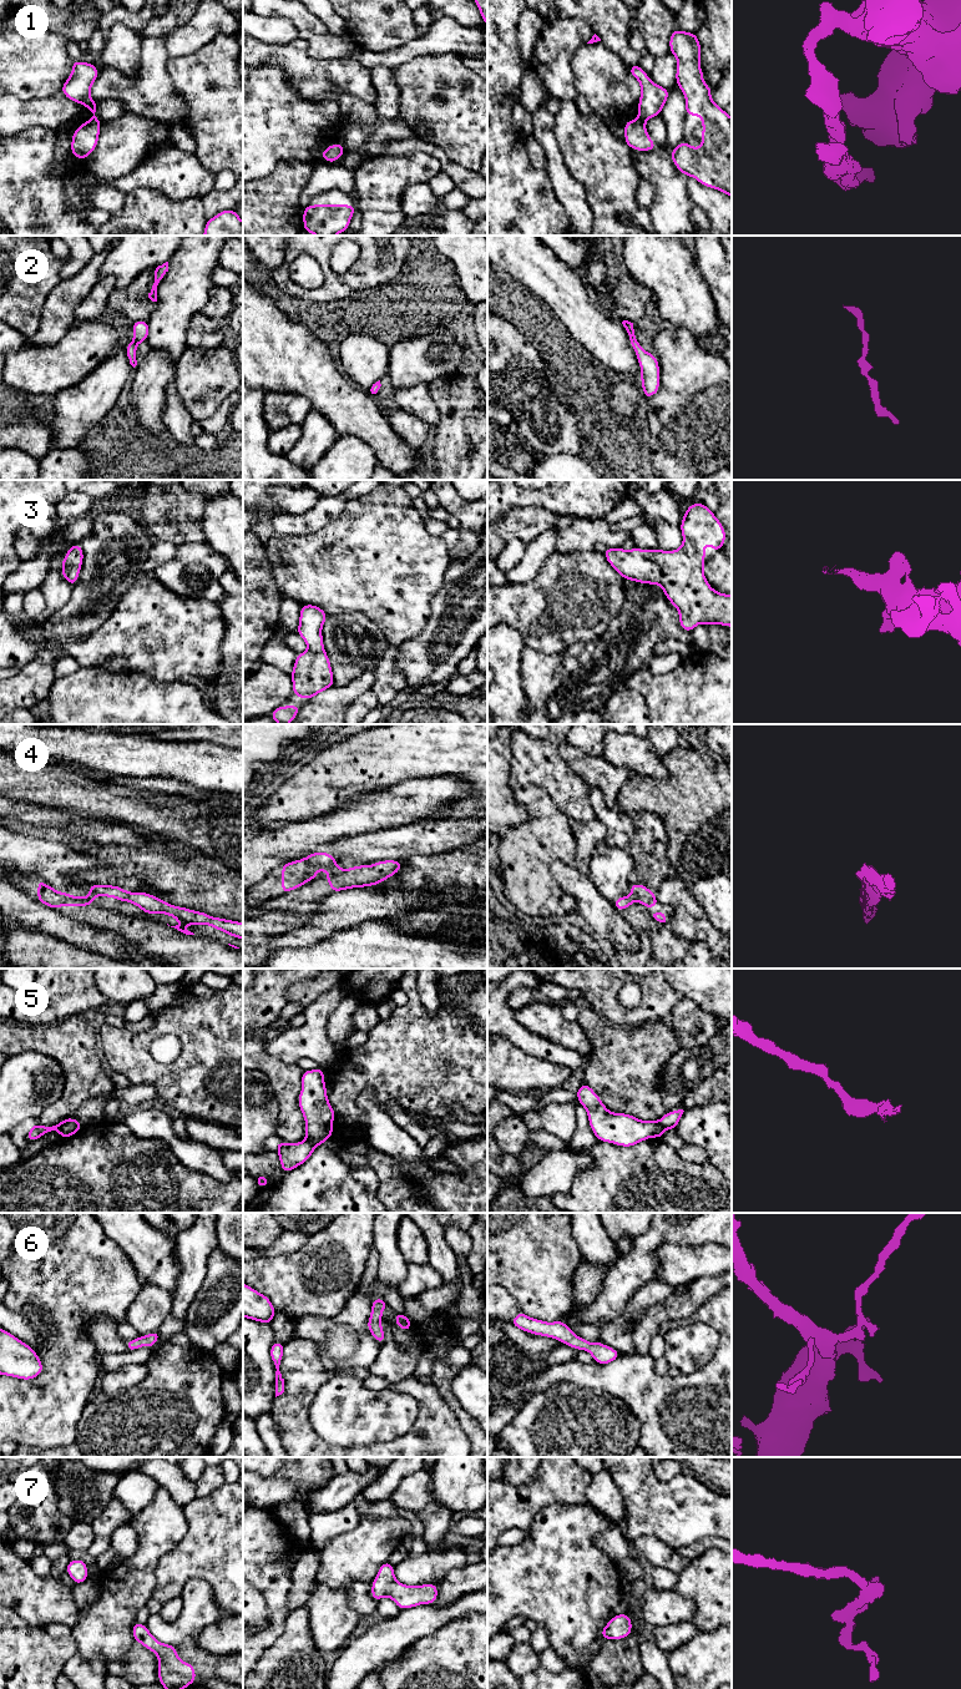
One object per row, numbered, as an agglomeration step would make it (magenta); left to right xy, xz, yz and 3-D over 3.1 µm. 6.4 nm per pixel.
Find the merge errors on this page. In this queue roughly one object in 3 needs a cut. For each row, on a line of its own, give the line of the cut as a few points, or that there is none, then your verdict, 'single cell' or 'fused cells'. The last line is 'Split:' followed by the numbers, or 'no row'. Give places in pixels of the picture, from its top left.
1: cut in yz along (638, 116), (645, 121); fused cells
2: no cut; single cell
3: no cut; single cell
4: cut in xz along (337, 866), (329, 871); fused cells
5: cut in xy along (70, 1117), (57, 1129); fused cells
6: no cut; single cell
7: no cut; single cell
Split: 1, 4, 5

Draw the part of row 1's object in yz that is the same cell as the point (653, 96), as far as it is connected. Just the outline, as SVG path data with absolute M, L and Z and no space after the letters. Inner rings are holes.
M631 65L629 72L638 80L642 91L638 101L638 117L647 121L659 116L669 96L669 90L652 82L639 65Z

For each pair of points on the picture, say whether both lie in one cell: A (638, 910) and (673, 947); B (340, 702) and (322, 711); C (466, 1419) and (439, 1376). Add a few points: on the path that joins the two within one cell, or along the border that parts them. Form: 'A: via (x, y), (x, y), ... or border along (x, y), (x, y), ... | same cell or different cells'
A: via (645, 920), (663, 940) | same cell
B: via (335, 702), (327, 709) | same cell
C: via (458, 1409), (444, 1386) | same cell

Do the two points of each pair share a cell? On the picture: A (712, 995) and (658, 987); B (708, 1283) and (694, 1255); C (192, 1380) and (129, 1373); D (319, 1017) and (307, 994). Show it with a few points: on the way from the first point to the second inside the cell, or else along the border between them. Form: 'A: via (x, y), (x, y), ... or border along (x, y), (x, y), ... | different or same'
A: border along (667, 981), (682, 996) | different
B: border along (718, 1275), (701, 1275), (691, 1283) | different
C: border along (147, 1364), (147, 1374), (136, 1385), (120, 1391) | different
D: border along (337, 985), (322, 992), (303, 1010) | different

